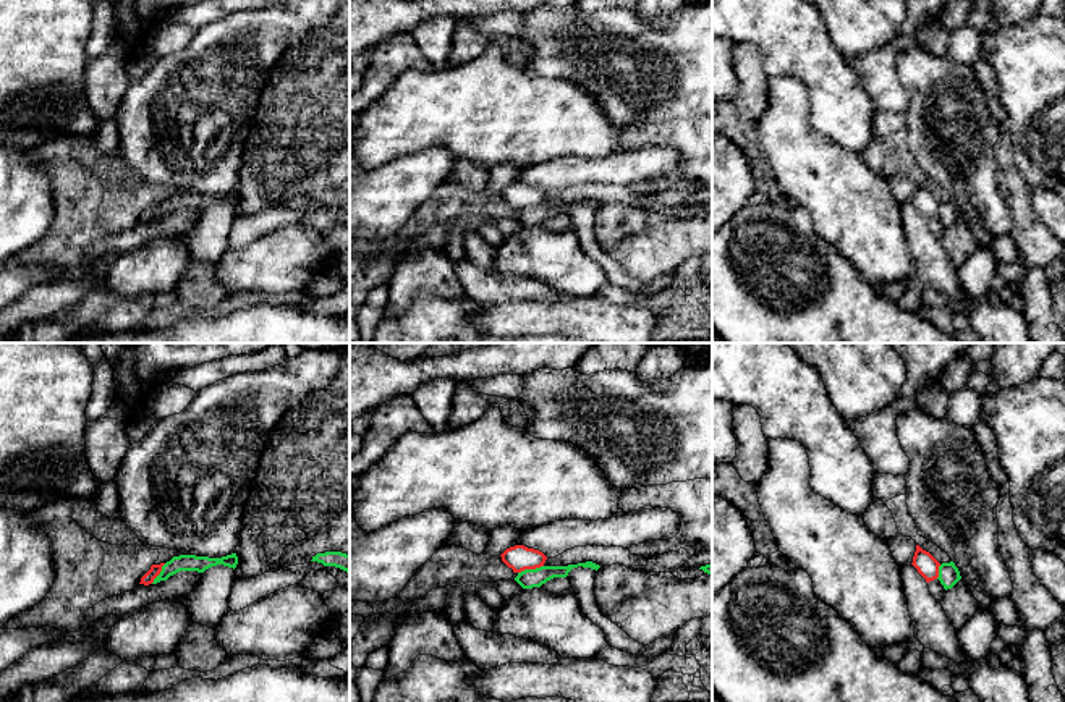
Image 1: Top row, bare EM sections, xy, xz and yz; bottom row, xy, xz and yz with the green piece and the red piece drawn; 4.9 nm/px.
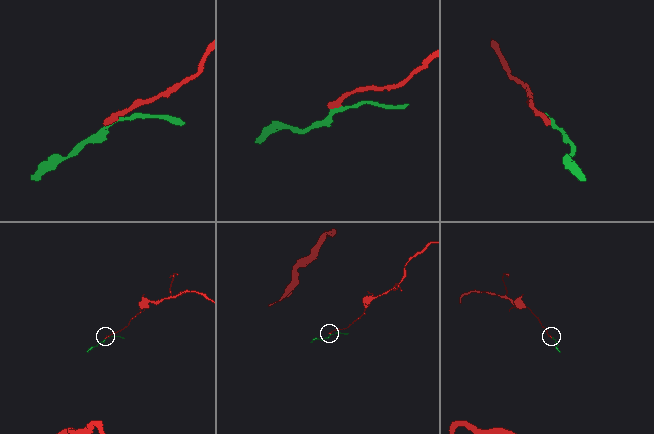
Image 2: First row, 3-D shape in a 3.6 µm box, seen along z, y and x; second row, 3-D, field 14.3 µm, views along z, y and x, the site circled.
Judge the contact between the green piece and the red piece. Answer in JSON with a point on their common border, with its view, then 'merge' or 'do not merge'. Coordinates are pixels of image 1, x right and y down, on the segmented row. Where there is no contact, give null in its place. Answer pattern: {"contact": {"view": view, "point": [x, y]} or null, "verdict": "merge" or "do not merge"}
{"contact": {"view": "xz", "point": [530, 570]}, "verdict": "do not merge"}

